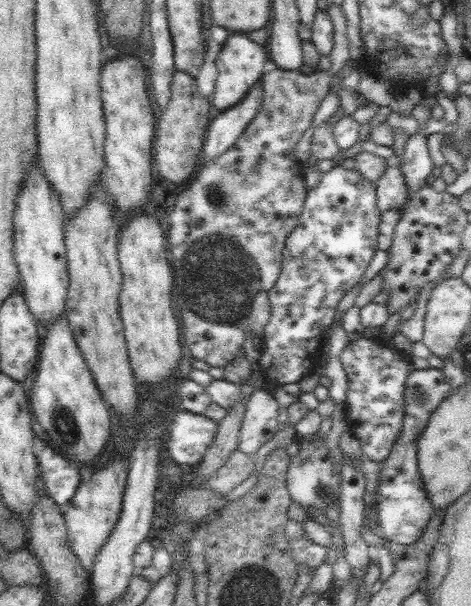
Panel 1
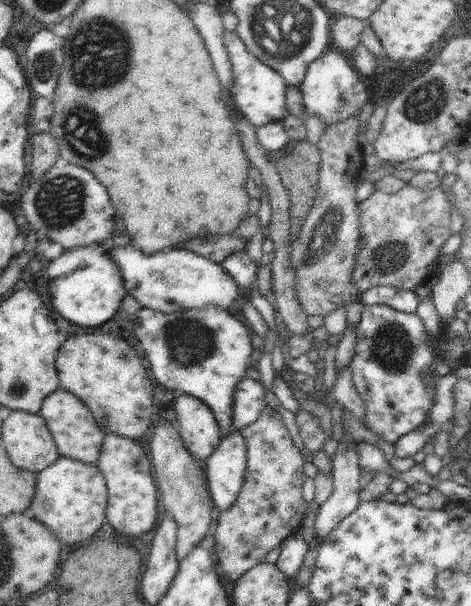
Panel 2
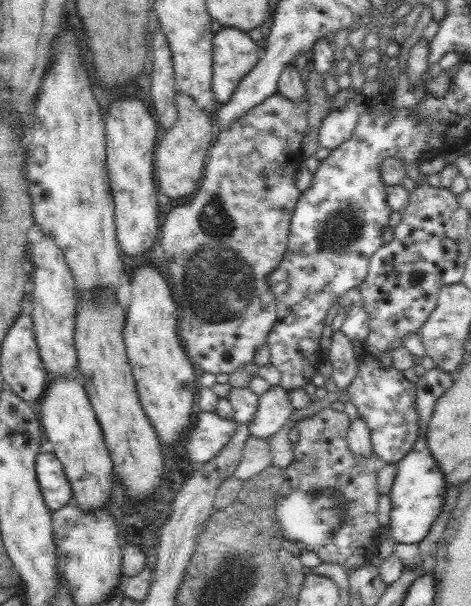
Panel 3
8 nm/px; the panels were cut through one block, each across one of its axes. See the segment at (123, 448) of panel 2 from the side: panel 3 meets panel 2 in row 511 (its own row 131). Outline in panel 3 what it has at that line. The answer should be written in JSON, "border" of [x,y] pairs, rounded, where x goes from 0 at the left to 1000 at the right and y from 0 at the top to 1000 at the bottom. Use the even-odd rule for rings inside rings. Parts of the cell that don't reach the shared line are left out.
{"border":[[[255,160],[217,190],[225,219],[225,277],[244,342],[248,396],[261,419],[297,427],[340,388],[335,330],[327,305],[329,243],[335,206],[297,160]]]}

